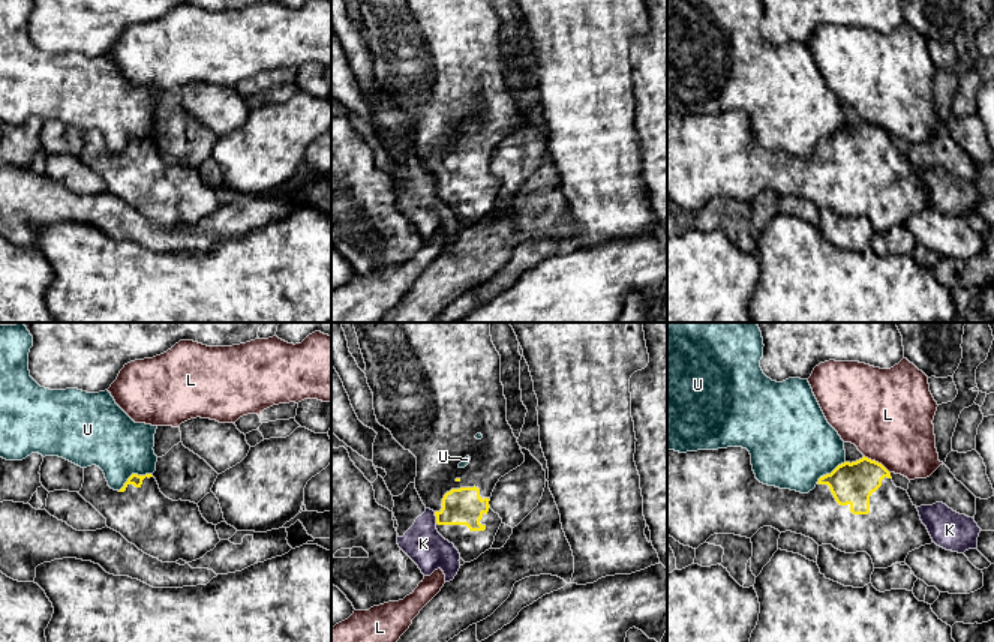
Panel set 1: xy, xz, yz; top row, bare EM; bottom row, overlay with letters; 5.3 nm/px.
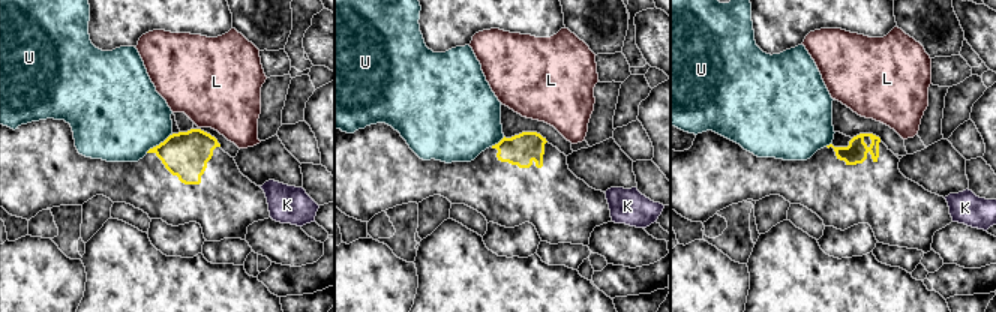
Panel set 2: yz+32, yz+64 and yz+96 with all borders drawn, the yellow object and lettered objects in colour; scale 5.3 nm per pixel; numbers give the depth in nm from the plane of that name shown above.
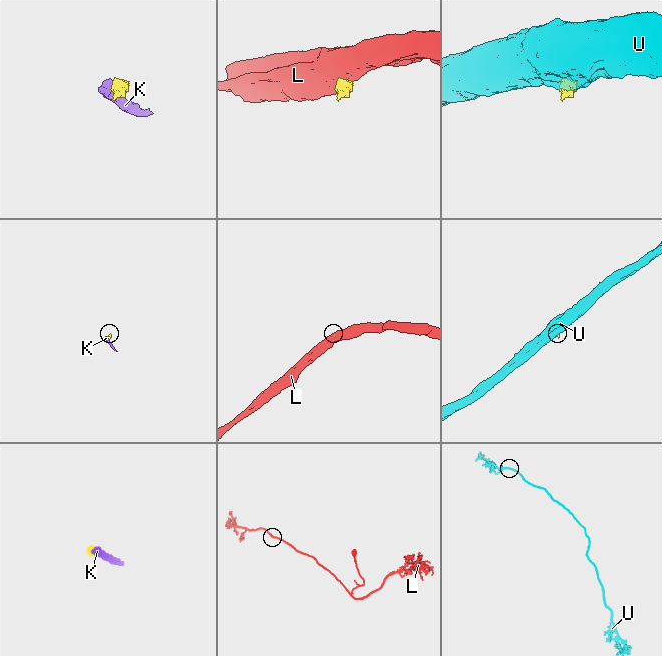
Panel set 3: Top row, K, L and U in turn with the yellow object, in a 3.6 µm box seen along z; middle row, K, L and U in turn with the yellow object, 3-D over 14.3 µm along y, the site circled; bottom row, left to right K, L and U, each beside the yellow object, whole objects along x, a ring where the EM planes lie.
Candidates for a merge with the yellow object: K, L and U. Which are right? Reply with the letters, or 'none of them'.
none of them

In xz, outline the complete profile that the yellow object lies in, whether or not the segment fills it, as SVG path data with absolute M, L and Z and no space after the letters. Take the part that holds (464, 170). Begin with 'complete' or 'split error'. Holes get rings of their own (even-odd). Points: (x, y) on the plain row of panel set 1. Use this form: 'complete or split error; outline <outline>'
split error; outline M357 0L366 27L373 74L381 90L417 122L415 153L435 176L438 196L454 208L465 226L489 214L502 183L490 170L501 141L525 126L517 102L507 86L507 63L501 46L501 20L492 0Z

